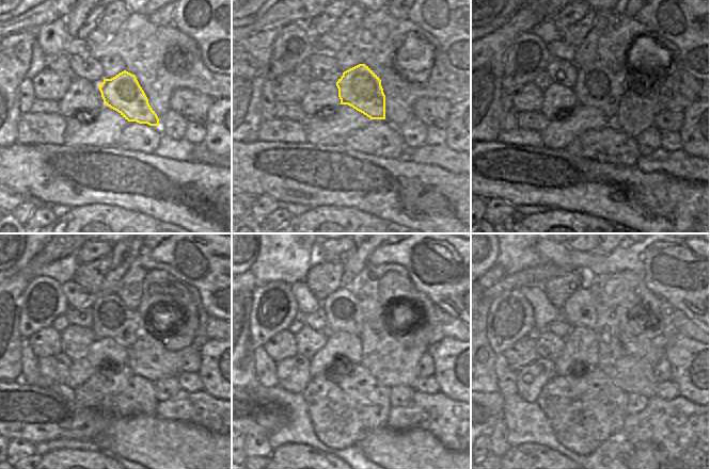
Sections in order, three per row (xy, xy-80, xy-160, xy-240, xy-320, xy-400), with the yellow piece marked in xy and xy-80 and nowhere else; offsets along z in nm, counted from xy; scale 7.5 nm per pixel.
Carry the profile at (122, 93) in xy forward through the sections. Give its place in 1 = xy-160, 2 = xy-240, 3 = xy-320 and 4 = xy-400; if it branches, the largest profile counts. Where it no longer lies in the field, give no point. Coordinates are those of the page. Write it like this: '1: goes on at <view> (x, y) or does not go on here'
1: goes on at xy-160 (597, 86)
2: goes on at xy-240 (111, 318)
3: goes on at xy-320 (343, 312)
4: goes on at xy-400 (579, 308)

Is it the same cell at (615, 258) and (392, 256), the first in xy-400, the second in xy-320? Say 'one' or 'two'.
one

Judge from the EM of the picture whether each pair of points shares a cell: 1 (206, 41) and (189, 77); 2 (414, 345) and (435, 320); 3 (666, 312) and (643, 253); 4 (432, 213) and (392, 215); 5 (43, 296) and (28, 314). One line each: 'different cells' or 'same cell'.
1: different cells
2: different cells
3: different cells
4: same cell
5: same cell

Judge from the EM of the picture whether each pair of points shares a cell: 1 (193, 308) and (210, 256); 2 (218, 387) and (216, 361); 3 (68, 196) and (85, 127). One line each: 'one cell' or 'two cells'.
1: two cells
2: one cell
3: two cells

